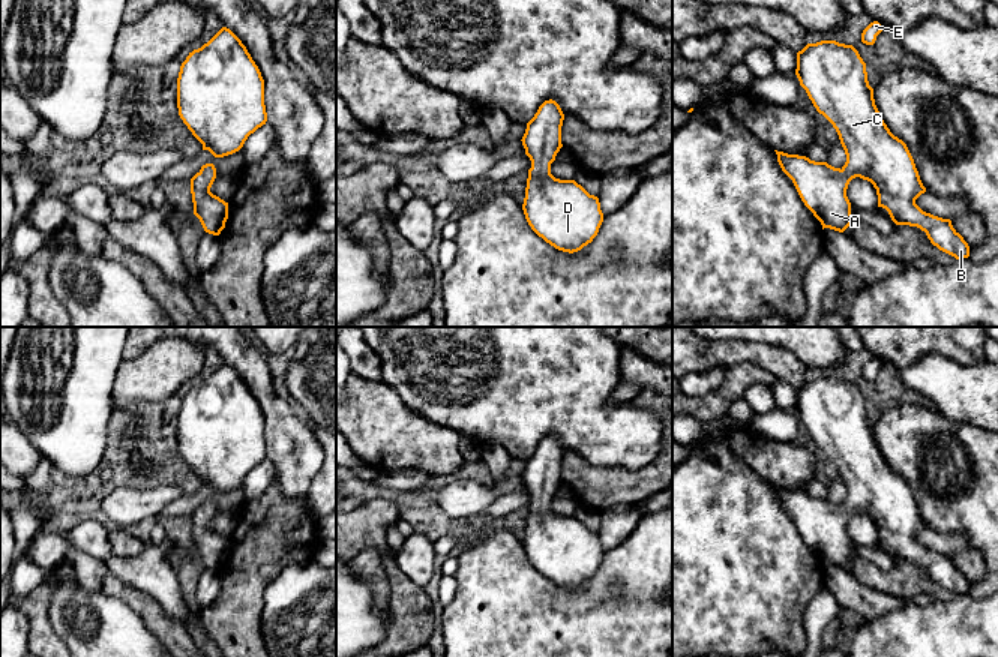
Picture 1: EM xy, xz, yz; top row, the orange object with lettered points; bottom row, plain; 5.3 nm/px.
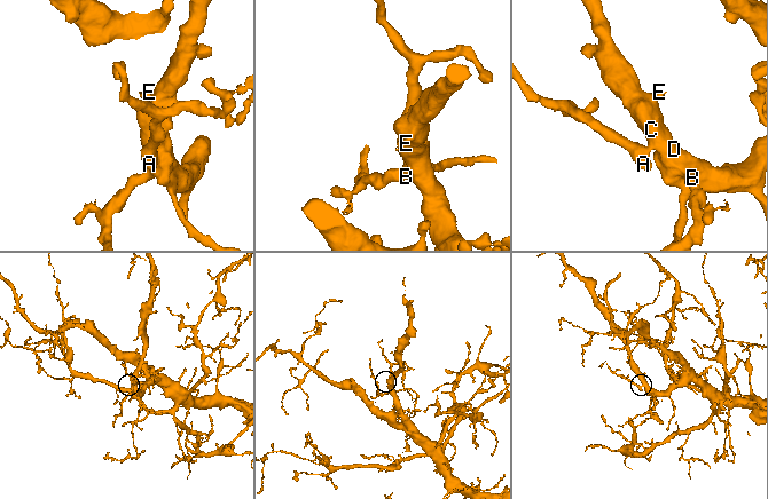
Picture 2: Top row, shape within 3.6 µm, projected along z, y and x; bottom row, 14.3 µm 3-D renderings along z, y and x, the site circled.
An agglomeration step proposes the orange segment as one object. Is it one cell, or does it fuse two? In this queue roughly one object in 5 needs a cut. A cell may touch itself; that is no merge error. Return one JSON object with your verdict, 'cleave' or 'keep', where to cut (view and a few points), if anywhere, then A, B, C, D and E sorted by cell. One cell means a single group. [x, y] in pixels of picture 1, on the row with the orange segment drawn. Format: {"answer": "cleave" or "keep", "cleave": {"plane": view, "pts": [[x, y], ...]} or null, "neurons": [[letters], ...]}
{"answer": "keep", "cleave": null, "neurons": [["A", "B", "C", "D", "E"]]}

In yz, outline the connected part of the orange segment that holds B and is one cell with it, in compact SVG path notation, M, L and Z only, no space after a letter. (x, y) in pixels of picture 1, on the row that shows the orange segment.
M836 40L807 44L797 52L795 75L816 111L836 129L846 154L845 165L834 168L827 162L815 162L806 156L774 150L782 171L792 180L801 201L821 222L822 230L830 228L843 232L851 226L852 214L846 189L852 178L860 177L873 184L878 207L885 208L896 225L917 226L926 232L930 243L939 250L956 260L968 258L969 246L953 228L951 220L926 213L915 204L926 188L906 144L890 132L875 105L866 63L858 51L852 45Z

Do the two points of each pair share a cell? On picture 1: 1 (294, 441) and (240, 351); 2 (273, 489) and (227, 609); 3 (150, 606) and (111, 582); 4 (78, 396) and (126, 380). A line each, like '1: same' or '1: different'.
1: same
2: same
3: same
4: different

